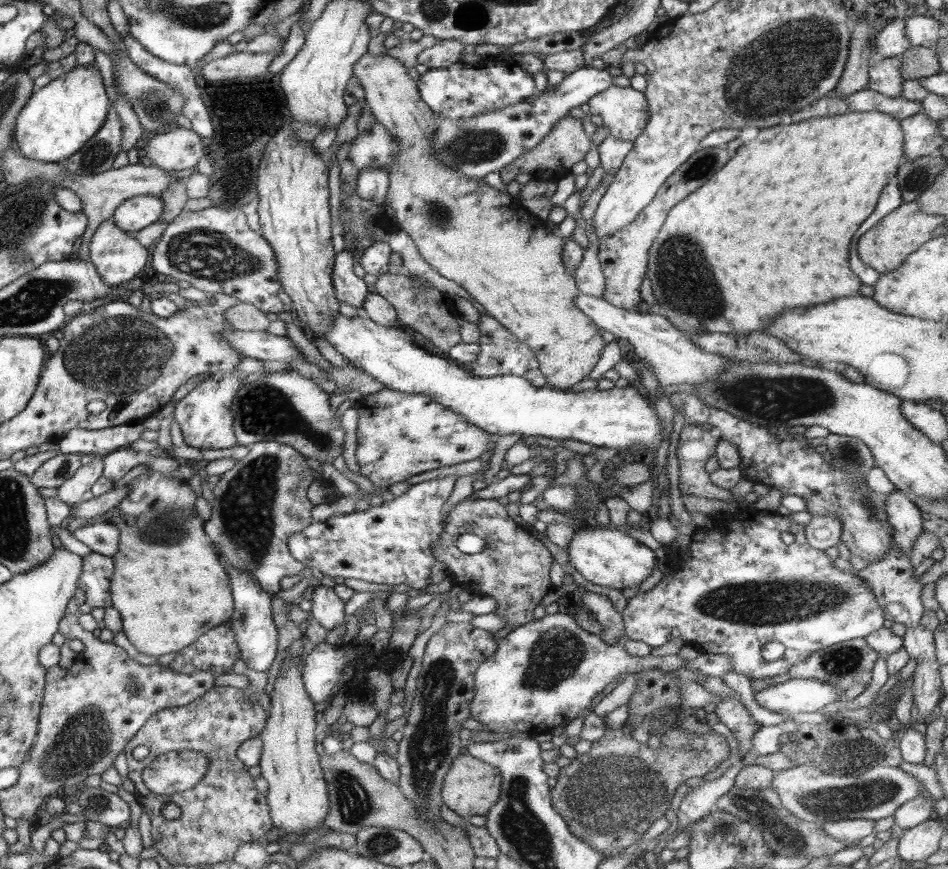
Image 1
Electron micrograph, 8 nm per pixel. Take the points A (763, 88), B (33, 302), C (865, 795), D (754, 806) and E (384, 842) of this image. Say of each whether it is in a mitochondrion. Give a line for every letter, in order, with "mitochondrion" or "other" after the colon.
A: mitochondrion
B: mitochondrion
C: mitochondrion
D: mitochondrion
E: mitochondrion

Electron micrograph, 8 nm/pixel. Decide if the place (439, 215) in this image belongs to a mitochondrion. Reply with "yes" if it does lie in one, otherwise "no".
yes

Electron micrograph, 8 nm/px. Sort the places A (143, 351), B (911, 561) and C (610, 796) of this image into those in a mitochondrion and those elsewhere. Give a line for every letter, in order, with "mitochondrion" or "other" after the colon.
A: mitochondrion
B: other
C: mitochondrion

